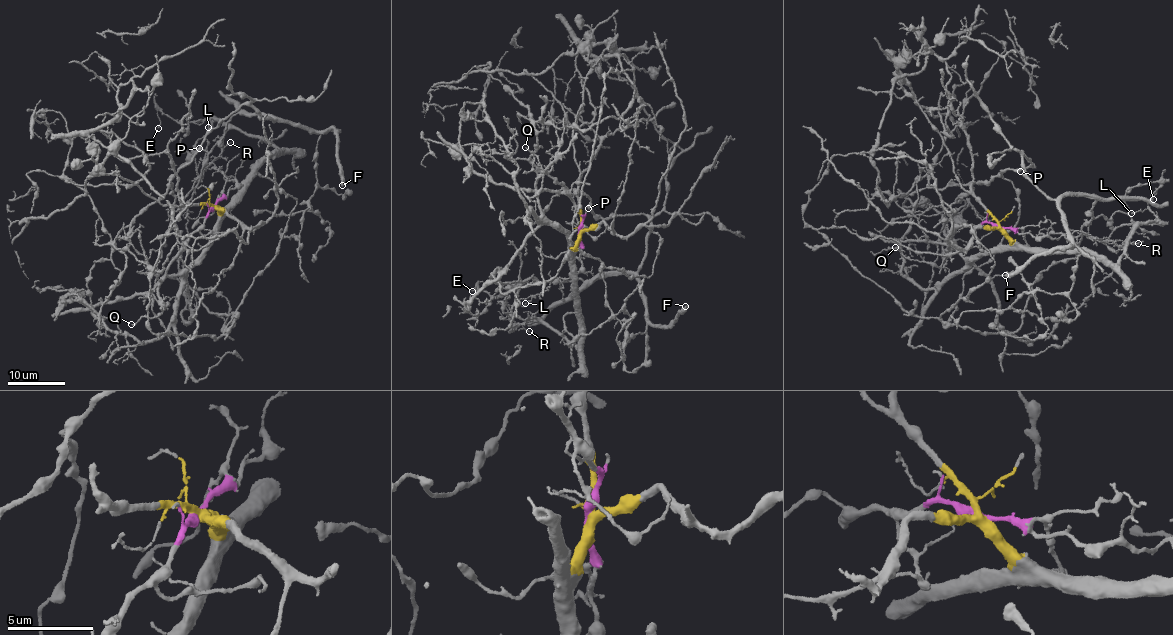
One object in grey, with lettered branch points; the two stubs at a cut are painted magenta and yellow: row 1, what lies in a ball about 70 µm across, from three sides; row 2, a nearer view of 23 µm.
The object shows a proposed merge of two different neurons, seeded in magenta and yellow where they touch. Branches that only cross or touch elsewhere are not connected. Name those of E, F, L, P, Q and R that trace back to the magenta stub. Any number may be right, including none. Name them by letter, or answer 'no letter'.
Q

